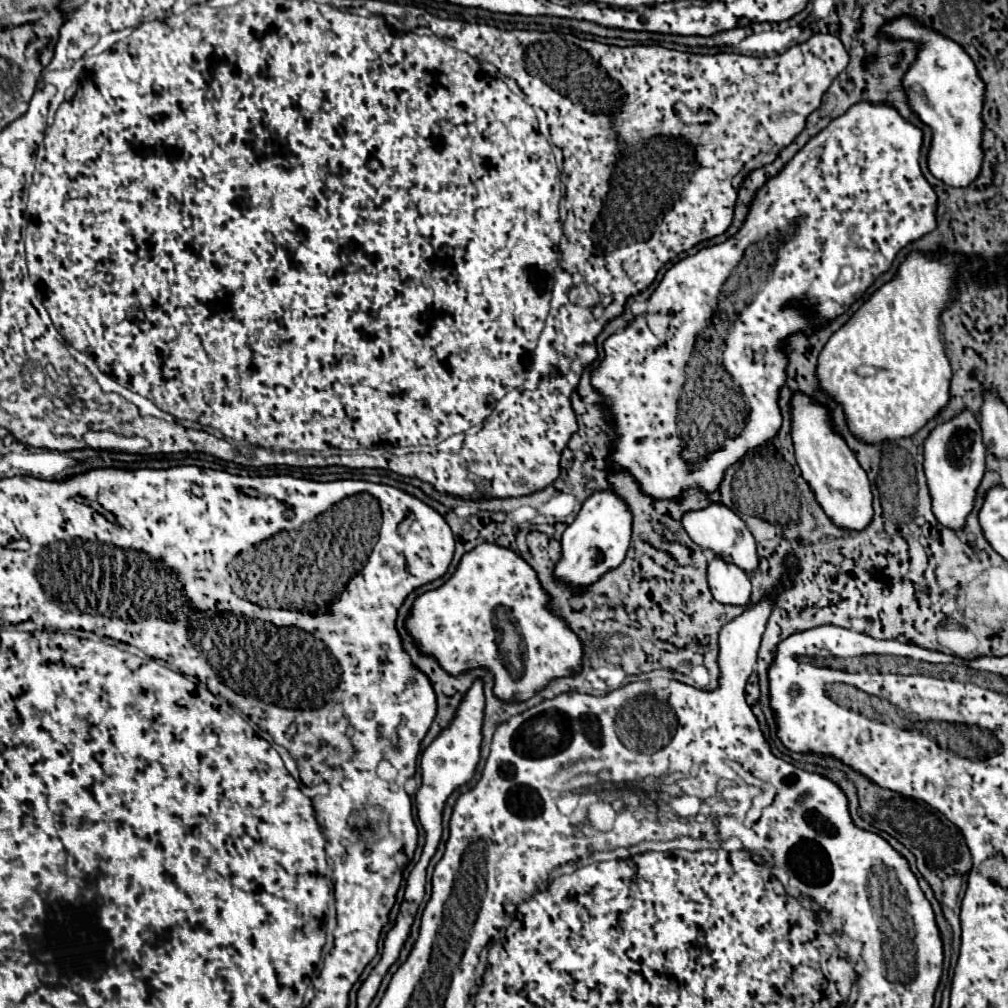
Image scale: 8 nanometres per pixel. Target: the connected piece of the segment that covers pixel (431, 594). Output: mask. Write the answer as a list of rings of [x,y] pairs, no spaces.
[[[481,543],[477,545],[473,551],[467,551],[461,557],[461,563],[457,565],[455,573],[451,575],[451,579],[447,579],[439,589],[435,591],[427,591],[423,595],[419,595],[411,607],[409,619],[407,619],[407,633],[413,637],[413,641],[417,643],[417,647],[421,647],[421,651],[425,651],[425,655],[433,655],[433,659],[437,659],[437,663],[441,663],[441,667],[445,667],[445,671],[449,671],[449,675],[463,675],[465,671],[471,669],[487,669],[493,673],[495,685],[493,685],[493,695],[499,701],[507,701],[507,703],[521,703],[531,699],[537,691],[543,691],[553,679],[561,679],[561,677],[575,677],[581,671],[581,663],[583,663],[583,643],[579,639],[577,633],[569,631],[569,625],[565,623],[565,619],[561,619],[561,615],[557,615],[553,609],[549,609],[549,601],[551,595],[543,589],[543,585],[539,583],[539,577],[535,573],[535,569],[515,551],[507,549],[507,547],[497,547],[495,543]]]

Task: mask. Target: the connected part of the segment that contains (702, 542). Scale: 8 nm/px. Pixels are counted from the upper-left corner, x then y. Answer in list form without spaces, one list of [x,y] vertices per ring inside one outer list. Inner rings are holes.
[[[709,503],[705,509],[699,511],[687,511],[683,515],[683,527],[687,531],[687,535],[703,549],[711,549],[713,553],[721,555],[725,561],[735,563],[737,567],[741,567],[743,571],[751,573],[753,569],[757,569],[757,549],[755,549],[755,539],[753,535],[747,531],[743,519],[739,515],[735,515],[729,507],[725,507],[723,503]]]

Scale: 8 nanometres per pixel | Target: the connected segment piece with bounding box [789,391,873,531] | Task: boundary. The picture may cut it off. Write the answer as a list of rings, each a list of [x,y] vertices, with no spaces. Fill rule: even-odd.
[[[795,391],[791,395],[789,407],[791,407],[791,437],[793,437],[793,445],[795,445],[795,459],[797,459],[797,465],[801,469],[803,479],[811,483],[811,489],[813,489],[817,501],[821,503],[825,513],[835,521],[835,525],[845,527],[845,529],[853,529],[853,531],[865,529],[871,523],[871,517],[873,517],[871,485],[869,485],[867,473],[859,465],[855,453],[849,449],[845,439],[829,423],[829,409],[825,405],[817,403],[813,397],[805,395],[803,391]]]

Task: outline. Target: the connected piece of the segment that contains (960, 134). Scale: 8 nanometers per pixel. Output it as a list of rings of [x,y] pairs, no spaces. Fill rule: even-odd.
[[[899,15],[889,19],[885,27],[877,33],[889,41],[909,39],[917,43],[917,57],[903,75],[903,87],[909,89],[913,83],[923,87],[927,103],[921,97],[907,91],[907,103],[911,111],[931,129],[931,149],[927,155],[927,165],[933,177],[951,187],[967,187],[981,171],[983,151],[981,151],[981,107],[983,107],[983,81],[977,75],[975,63],[945,35],[937,35],[929,25],[923,25],[911,15]]]

